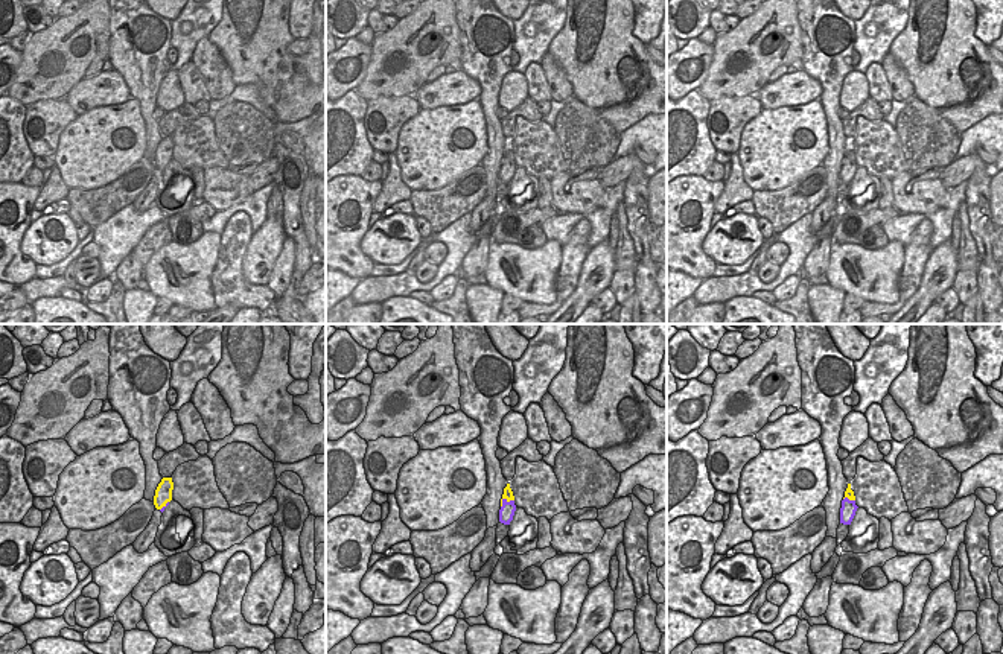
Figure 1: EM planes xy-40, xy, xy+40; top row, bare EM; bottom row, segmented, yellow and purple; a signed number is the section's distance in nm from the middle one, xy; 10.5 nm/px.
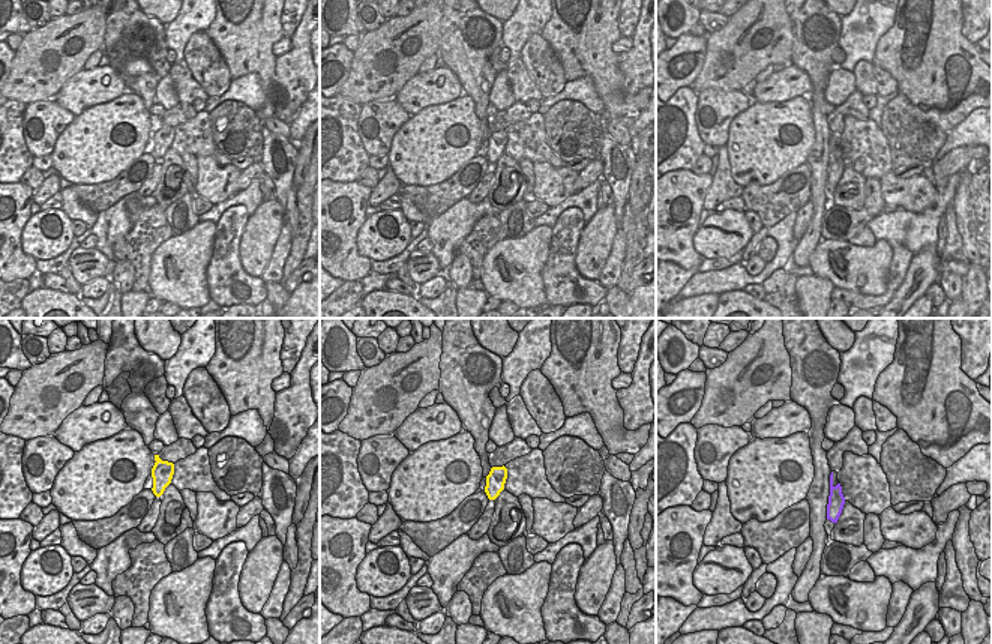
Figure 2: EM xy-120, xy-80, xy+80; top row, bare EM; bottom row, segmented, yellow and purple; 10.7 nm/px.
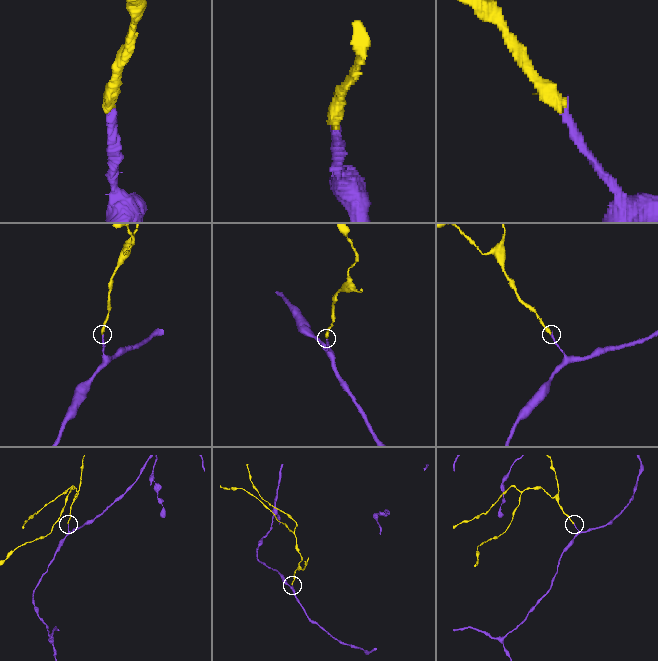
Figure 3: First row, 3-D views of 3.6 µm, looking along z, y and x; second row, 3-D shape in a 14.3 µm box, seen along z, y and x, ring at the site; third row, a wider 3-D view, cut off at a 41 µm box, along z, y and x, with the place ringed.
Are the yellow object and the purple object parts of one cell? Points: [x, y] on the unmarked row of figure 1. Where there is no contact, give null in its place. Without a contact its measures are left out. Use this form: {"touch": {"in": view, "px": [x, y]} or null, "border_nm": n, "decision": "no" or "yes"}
{"touch": {"in": "xy", "px": [504, 157]}, "border_nm": 170, "decision": "yes"}

